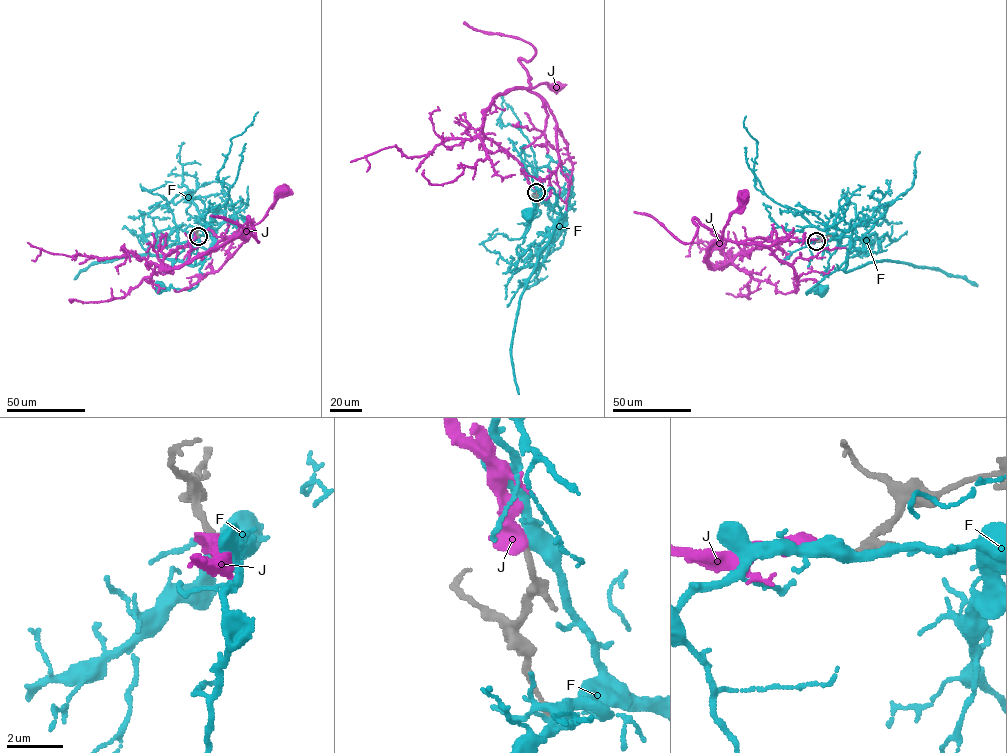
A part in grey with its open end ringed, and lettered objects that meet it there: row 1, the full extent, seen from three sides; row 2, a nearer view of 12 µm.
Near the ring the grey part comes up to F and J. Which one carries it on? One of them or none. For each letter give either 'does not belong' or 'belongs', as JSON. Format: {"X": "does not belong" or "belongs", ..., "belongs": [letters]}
{"F": "does not belong", "J": "belongs", "belongs": ["J"]}

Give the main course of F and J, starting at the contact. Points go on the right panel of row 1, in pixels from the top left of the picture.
F: (816, 241), (844, 236), (850, 239), (846, 260), (806, 292), (819, 290)
J: (816, 241), (789, 237), (741, 252), (711, 268), (705, 256), (722, 237), (742, 195)

